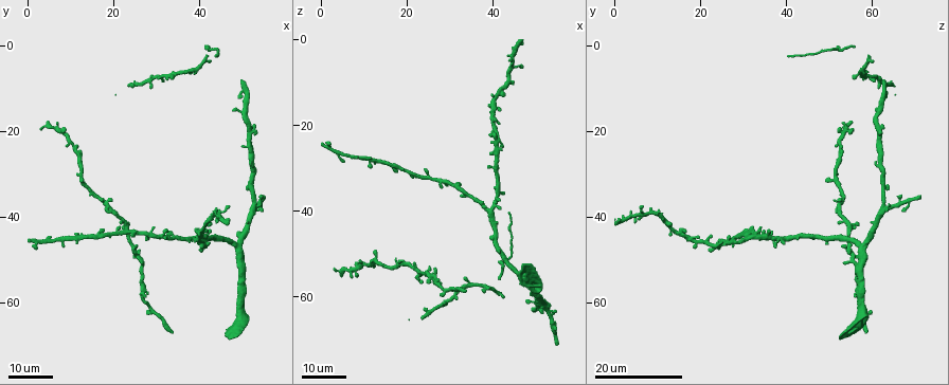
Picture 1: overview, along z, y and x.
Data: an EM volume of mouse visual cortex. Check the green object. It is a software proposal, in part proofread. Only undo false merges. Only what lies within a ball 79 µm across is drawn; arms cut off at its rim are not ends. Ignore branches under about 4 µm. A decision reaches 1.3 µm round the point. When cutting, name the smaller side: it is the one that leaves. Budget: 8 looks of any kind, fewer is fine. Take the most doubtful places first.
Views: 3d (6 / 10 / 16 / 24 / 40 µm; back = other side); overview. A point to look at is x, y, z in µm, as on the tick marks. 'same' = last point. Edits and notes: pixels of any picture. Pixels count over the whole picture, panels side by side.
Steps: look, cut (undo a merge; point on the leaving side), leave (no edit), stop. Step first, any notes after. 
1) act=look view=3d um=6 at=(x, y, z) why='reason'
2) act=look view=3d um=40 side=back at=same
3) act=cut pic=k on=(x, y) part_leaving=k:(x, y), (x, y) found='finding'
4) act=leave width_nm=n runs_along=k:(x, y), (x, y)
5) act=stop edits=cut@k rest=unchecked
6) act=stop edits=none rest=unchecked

act=look view=3d um=24 at=(39.0, 45.5, 40.0) why='branch point'

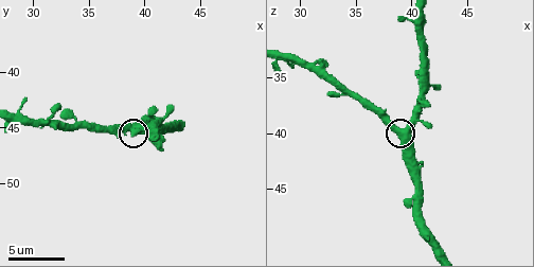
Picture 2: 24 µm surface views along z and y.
act=look view=3d um=10 at=same

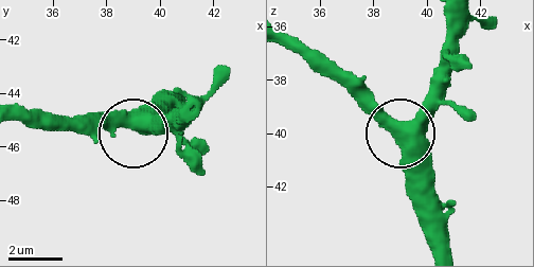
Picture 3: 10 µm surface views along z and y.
act=leave runs_along=3:(445, 248), (445, 213), (429, 165), (352, 86) found='continuous, no second neuron'

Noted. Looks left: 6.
act=look view=3d um=24 at=(50.5, 57.0, 57.5)

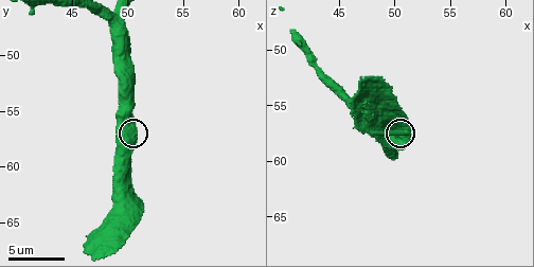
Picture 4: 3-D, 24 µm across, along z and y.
act=look view=3d um=6 at=same

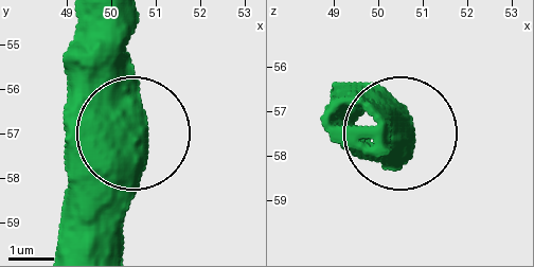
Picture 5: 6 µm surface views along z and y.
act=leave width_nm=880 found='one neuron here'

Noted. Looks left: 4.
act=look view=3d um=16 at=(43.0, 45.0, 50.5) why='a narrow waist'

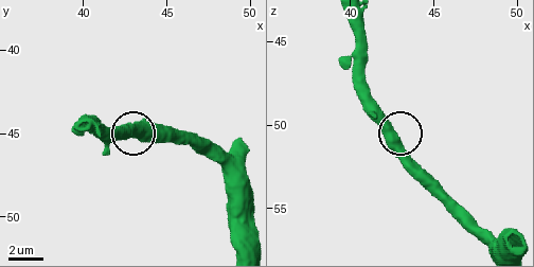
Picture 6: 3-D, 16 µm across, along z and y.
act=look view=3d um=6 at=(42.8, 44.9, 50.7)

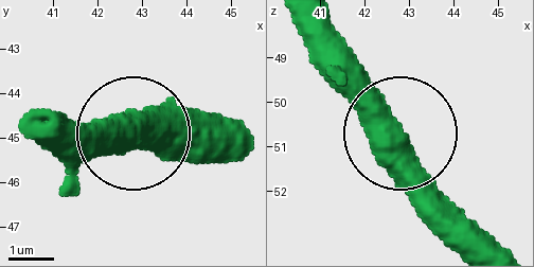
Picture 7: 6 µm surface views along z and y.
act=leave found='all the same neuron'

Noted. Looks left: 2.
act=look view=3d um=24 at=(13.5, 32.5, 52.5) why='sudden change in width'

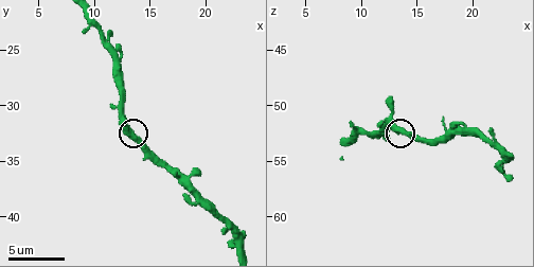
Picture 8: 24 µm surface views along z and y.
act=look view=3d um=10 at=(13.6, 32.6, 52.4)

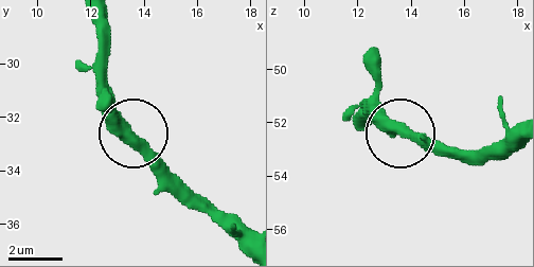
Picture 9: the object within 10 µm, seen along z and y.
act=leave width_nm=410 runs_along=9:(515, 136), (481, 148), (433, 148), (394, 130), (368, 103) found='one neuron here'

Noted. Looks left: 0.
act=stop edits=none rest=unchecked

